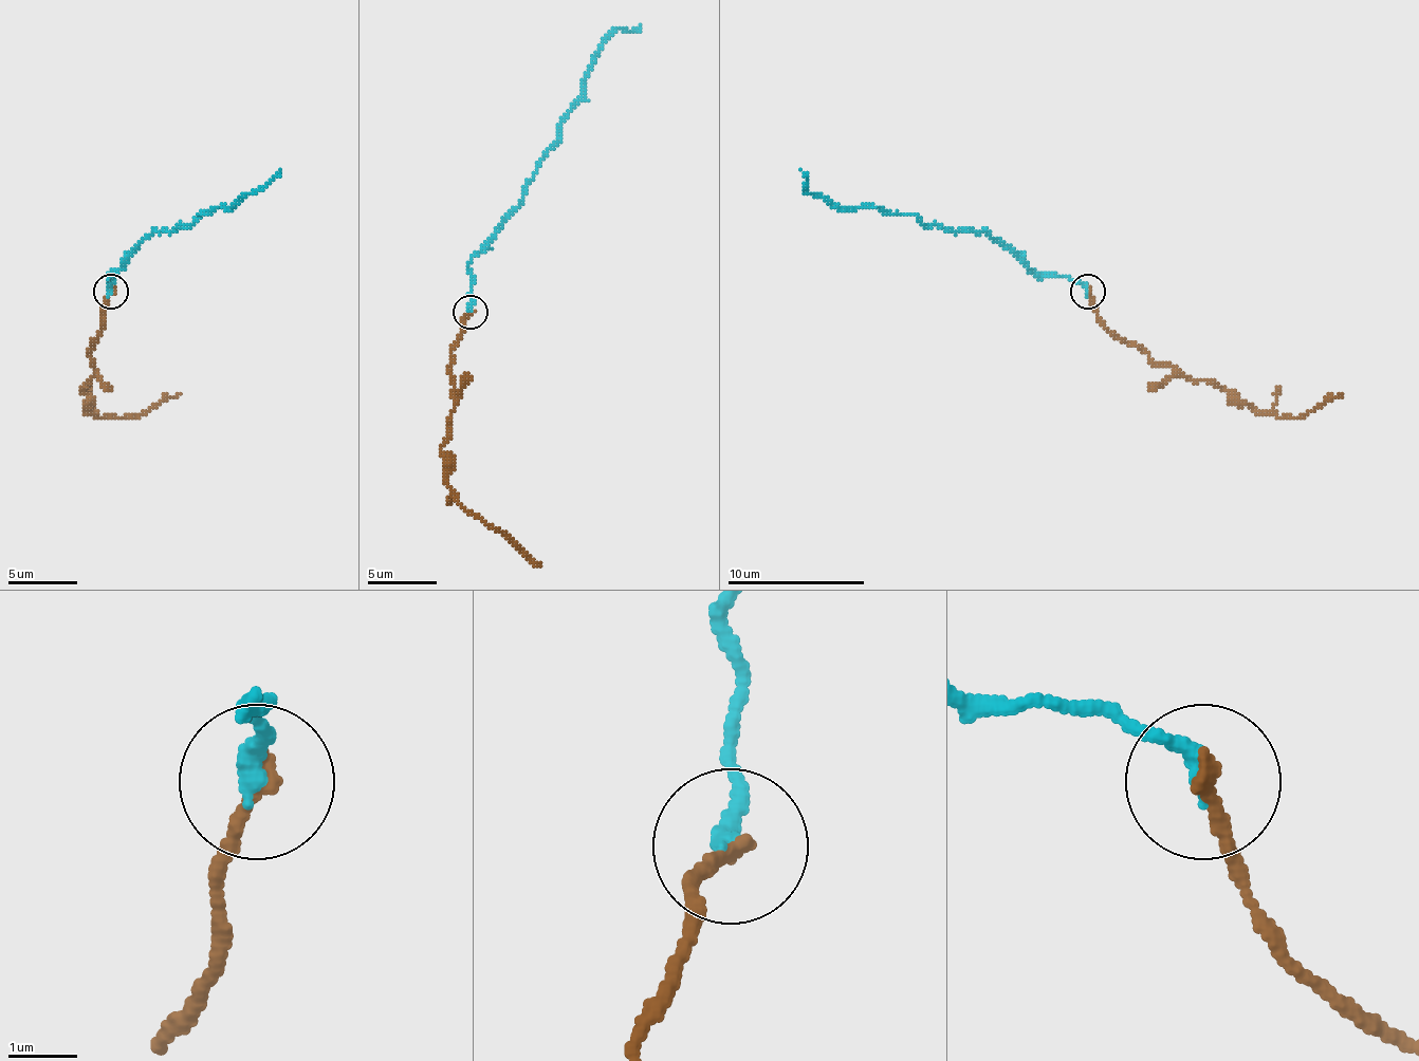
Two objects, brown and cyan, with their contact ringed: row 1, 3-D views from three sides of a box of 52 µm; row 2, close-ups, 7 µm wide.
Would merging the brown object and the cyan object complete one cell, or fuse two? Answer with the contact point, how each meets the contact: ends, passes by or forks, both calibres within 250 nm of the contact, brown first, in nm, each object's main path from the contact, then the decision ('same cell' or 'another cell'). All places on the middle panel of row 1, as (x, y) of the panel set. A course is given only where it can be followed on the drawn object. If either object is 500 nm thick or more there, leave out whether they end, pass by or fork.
place (471, 312); brown ends; cyan ends; calibres 260 and 280 nm; course brown (472, 311), (464, 332), (450, 352), (454, 407), (440, 455), (447, 480), (461, 504), (499, 527), (540, 565); course cyan (472, 311), (467, 262), (560, 138), (560, 117), (582, 94), (592, 56), (620, 29), (640, 24); same cell

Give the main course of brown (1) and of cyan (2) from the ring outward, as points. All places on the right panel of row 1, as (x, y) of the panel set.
1: (1086, 290), (1107, 328), (1183, 373), (1231, 390), (1255, 411), (1279, 417), (1304, 417), (1342, 393)
2: (1086, 290), (1066, 276), (1038, 276), (983, 231), (938, 228), (914, 215), (831, 207), (804, 187), (800, 169)

